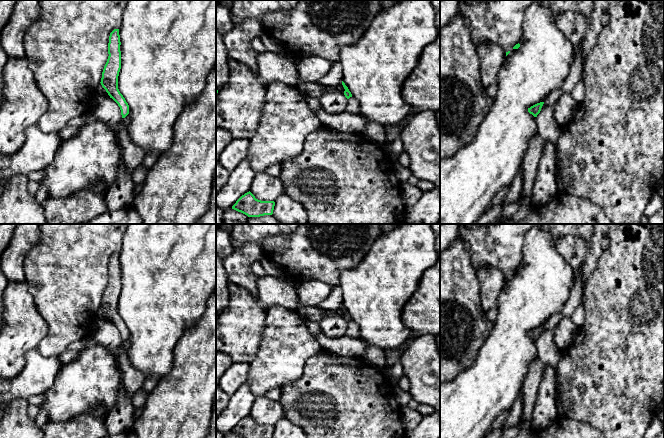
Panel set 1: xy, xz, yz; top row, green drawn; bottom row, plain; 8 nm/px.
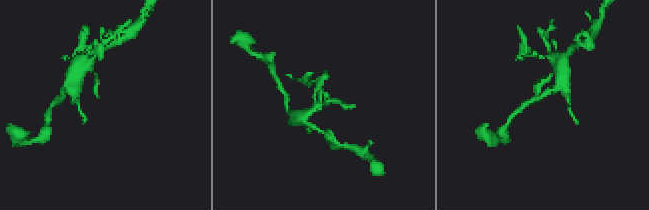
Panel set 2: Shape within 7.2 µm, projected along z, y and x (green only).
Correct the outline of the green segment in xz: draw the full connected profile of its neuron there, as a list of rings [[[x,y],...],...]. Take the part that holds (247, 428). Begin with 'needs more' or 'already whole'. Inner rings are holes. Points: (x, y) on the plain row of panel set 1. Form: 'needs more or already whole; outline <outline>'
already whole; outline [[[249,415],[236,425],[232,433],[243,438],[273,438],[274,430],[274,425],[258,424]]]

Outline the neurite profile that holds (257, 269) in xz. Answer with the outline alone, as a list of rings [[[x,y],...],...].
[[[256,261],[254,262],[251,266],[250,266],[251,272],[257,277],[264,277],[267,276],[262,264],[260,261]]]

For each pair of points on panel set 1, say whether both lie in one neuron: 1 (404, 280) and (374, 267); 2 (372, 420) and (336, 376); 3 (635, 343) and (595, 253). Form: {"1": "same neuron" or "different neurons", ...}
{"1": "same neuron", "2": "same neuron", "3": "different neurons"}

